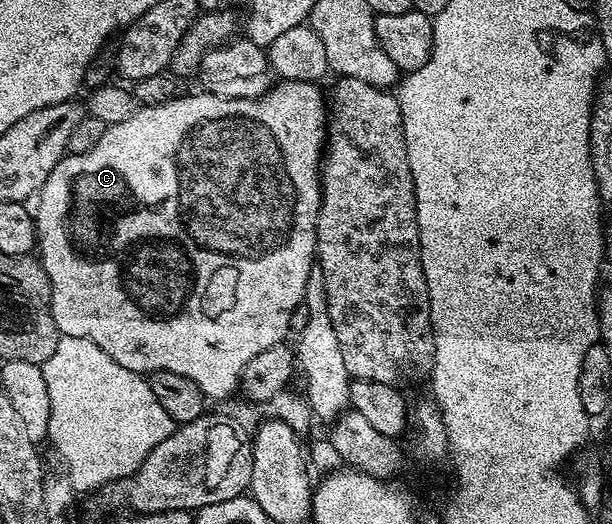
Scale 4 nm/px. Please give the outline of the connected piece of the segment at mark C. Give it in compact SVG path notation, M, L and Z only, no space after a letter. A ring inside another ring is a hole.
M282 80L277 84L274 84L269 92L262 97L222 97L216 91L200 91L201 93L189 93L186 97L177 95L158 105L141 105L130 117L123 119L123 123L115 123L106 127L103 131L103 139L99 139L99 143L95 143L95 147L82 153L69 153L62 157L58 165L48 175L46 182L43 183L35 201L37 202L35 224L37 226L39 260L41 266L47 271L49 282L53 288L53 318L57 324L58 334L66 337L91 339L91 343L95 343L100 349L107 351L107 355L111 355L117 363L127 367L127 371L135 371L142 375L148 375L155 371L175 371L176 374L181 374L194 381L206 398L229 397L236 389L238 392L247 363L251 363L251 359L255 359L255 355L259 355L259 351L267 351L272 345L282 344L286 340L285 332L289 329L289 320L292 319L293 312L296 309L298 312L299 306L304 302L307 275L311 275L317 256L317 212L321 206L321 174L319 170L323 164L323 150L327 144L327 97L326 94L325 97L321 94L320 84L312 81Z

